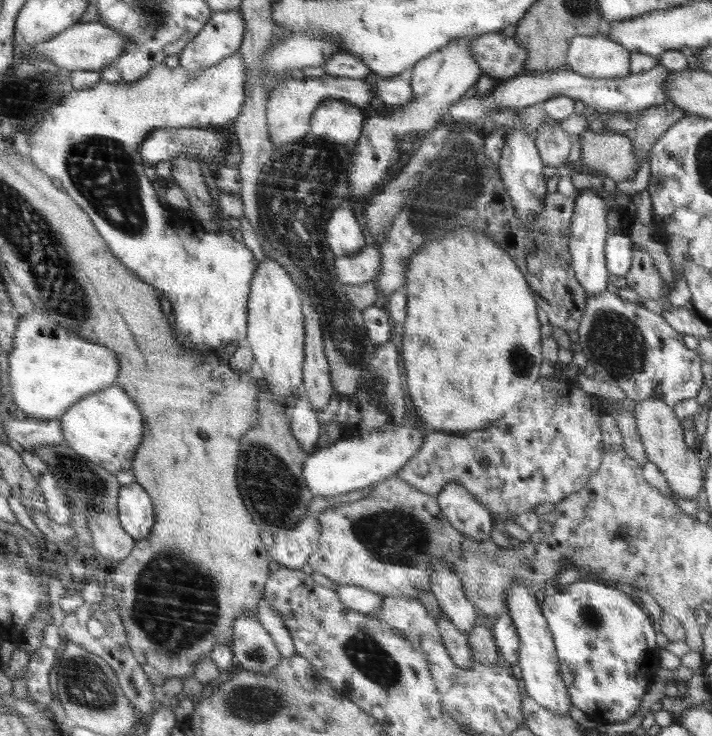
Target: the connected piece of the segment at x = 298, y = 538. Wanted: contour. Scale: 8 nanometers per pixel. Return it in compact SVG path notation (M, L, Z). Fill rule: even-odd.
M311 514L292 530L275 534L274 543L268 550L277 566L301 570L307 564L312 553L318 548L321 534L317 516L318 514Z

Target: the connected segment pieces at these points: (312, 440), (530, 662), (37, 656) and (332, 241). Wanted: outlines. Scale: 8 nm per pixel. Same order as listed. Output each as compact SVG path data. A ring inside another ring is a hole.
M301 395L288 410L292 424L292 433L301 443L306 453L312 453L316 449L318 438L323 434L319 427L317 414L306 396Z
M525 585L514 586L509 592L509 618L516 625L520 634L520 662L517 664L521 668L524 694L530 696L534 702L544 706L546 710L557 715L569 715L570 707L573 706L573 698L570 697L569 690L563 676L561 675L560 661L557 659L557 649L553 642L552 630L546 621L544 613L541 611L535 594L532 594Z
M42 646L30 657L30 662L26 665L25 679L29 697L42 707L53 702L48 677L51 669L56 666L57 659L54 648Z
M338 208L328 223L326 238L336 258L354 255L365 246L361 219L350 208Z

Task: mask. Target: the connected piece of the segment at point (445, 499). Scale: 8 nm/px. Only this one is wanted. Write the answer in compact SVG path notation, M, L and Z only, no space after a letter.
M457 482L447 484L437 496L441 511L453 527L474 540L490 539L494 518L489 509L476 499L468 489Z

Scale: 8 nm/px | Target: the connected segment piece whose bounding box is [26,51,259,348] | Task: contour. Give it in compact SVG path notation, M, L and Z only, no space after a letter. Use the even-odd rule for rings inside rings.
M241 51L216 66L199 70L159 64L137 82L100 80L98 85L88 89L68 90L58 108L52 108L46 114L46 120L34 126L26 140L26 144L30 144L28 156L42 172L62 182L62 189L89 214L114 256L170 300L179 333L196 344L207 345L207 348L226 346L236 340L241 342L240 338L246 336L246 324L249 324L246 302L249 302L253 276L259 264L244 243L236 242L235 232L228 232L227 227L218 234L200 232L198 236L190 226L172 226L171 211L164 211L152 181L144 176L141 146L149 138L148 134L158 128L219 128L234 122L244 110L249 84L248 65L245 68Z

